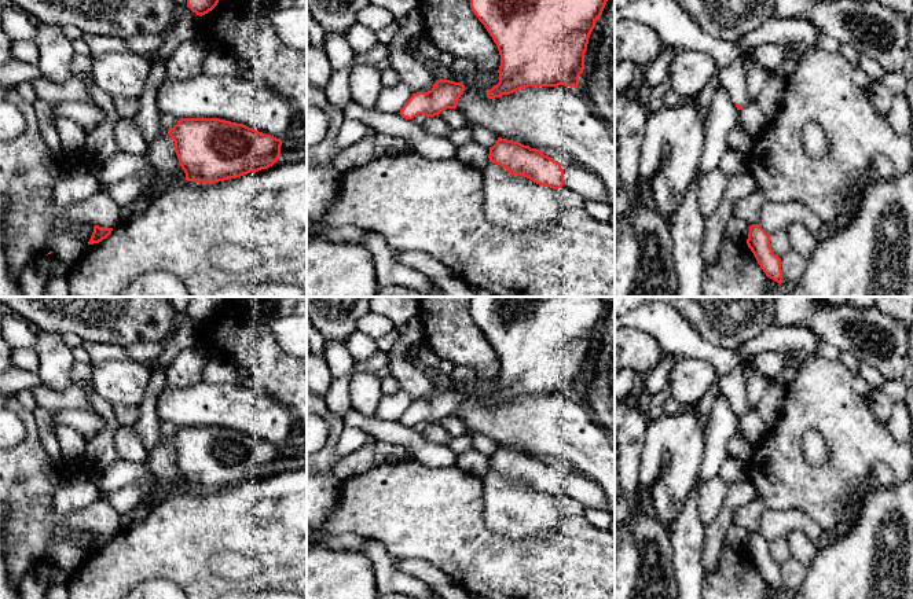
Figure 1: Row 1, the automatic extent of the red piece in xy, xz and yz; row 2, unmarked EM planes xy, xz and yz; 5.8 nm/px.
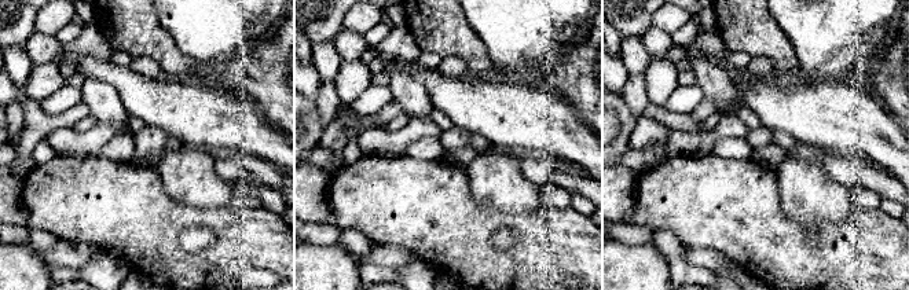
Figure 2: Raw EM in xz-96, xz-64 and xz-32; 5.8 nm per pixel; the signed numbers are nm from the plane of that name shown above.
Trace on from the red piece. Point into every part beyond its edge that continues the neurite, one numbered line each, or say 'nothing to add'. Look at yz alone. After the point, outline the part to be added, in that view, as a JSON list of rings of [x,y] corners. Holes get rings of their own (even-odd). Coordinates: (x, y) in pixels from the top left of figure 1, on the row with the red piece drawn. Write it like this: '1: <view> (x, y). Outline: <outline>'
1: yz (796, 37). Outline: [[[767,19],[756,30],[740,40],[744,55],[718,73],[718,81],[726,88],[734,103],[745,106],[747,73],[744,58],[763,44],[777,44],[784,49],[782,63],[776,69],[776,77],[785,81],[796,70],[800,59],[811,49],[818,48],[818,30],[802,19]]]

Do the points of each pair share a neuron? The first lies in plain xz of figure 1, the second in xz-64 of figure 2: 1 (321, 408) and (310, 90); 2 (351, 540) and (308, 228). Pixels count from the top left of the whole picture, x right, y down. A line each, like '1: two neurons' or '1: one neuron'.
1: two neurons
2: one neuron

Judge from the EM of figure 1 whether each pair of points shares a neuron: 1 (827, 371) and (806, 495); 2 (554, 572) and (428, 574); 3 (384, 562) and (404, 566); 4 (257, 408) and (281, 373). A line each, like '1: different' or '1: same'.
1: same
2: different
3: different
4: different

